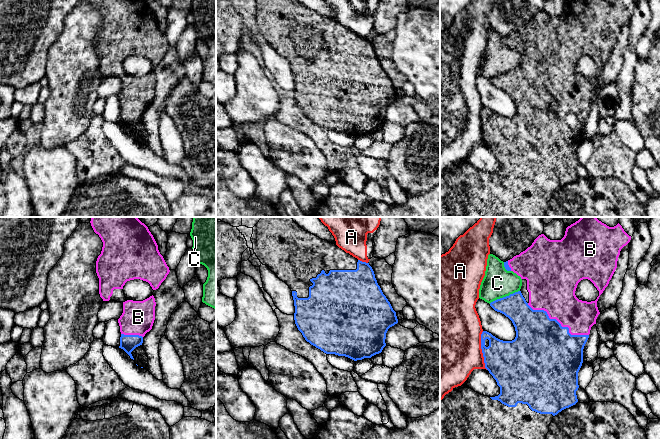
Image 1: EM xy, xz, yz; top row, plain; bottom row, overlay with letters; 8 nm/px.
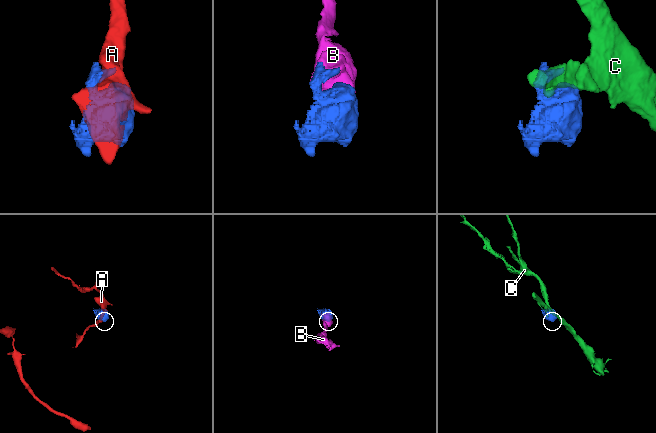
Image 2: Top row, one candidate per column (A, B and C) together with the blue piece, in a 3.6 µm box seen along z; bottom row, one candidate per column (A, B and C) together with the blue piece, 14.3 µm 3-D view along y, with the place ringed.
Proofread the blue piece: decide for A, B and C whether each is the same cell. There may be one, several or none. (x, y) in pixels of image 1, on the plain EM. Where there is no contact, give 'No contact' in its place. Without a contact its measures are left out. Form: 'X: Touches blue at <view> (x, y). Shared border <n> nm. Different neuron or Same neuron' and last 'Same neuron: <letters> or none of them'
A: Touches blue at yz (482, 126). Shared border 320 nm. Different neuron
B: Touches blue at yz (558, 98). Shared border 550 nm. Same neuron
C: Touches blue at yz (504, 73). Shared border 260 nm. Different neuron
Same neuron: B

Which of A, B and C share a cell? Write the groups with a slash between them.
A / B / C

